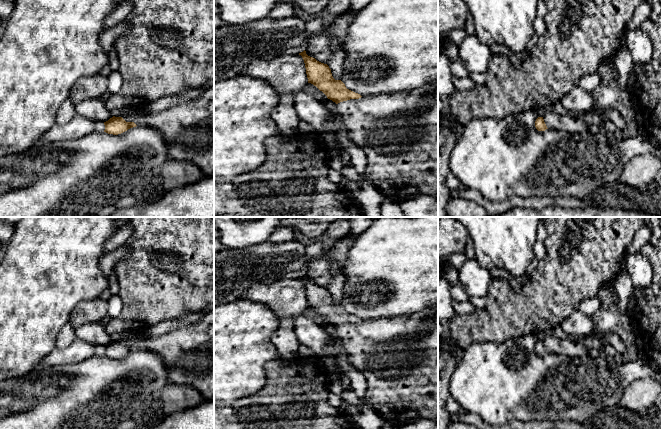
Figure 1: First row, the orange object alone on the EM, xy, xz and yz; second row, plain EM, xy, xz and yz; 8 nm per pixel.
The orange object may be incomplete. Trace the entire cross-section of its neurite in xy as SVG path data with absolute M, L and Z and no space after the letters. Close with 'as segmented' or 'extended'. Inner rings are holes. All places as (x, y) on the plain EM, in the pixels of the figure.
M214 308L187 327L148 338L130 334L104 349L104 356L113 359L137 349L155 352L163 359L168 383L190 385L205 401L214 399Z; extended

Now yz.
M553 336L545 337L535 345L535 351L538 355L554 353L569 357L589 356L589 348L583 344L571 341L569 339L559 339Z; extended

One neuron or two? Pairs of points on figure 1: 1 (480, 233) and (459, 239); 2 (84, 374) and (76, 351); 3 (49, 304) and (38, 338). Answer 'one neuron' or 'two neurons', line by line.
1: two neurons
2: two neurons
3: one neuron

